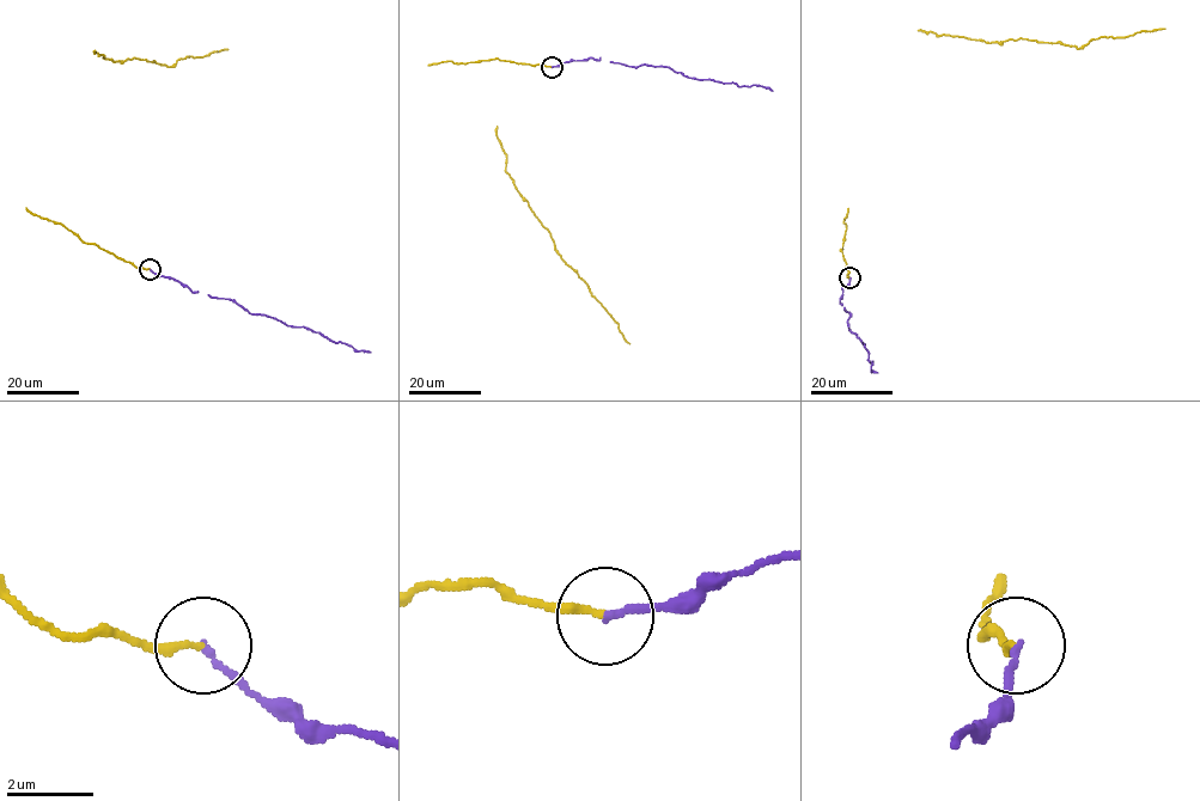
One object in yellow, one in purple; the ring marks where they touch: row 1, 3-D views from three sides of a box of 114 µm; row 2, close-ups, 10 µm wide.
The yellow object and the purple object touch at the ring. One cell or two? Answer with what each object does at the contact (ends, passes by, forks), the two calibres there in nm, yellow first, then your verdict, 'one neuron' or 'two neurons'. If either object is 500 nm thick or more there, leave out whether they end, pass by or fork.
yellow ends | purple ends | 180/150 nm | one neuron

